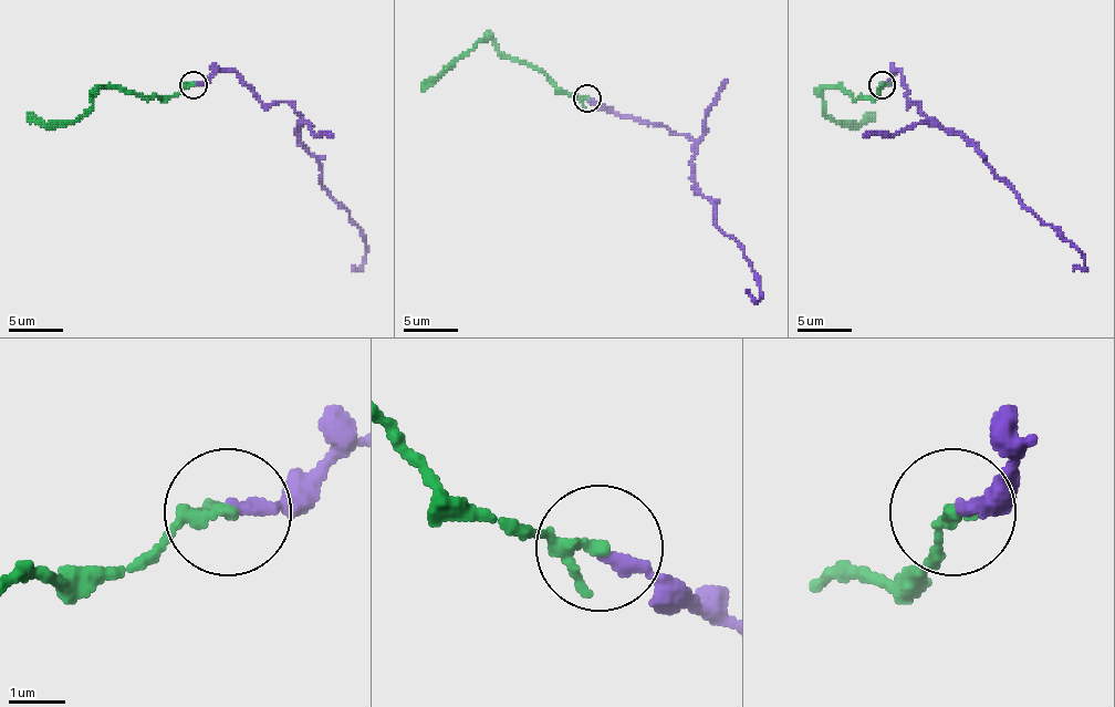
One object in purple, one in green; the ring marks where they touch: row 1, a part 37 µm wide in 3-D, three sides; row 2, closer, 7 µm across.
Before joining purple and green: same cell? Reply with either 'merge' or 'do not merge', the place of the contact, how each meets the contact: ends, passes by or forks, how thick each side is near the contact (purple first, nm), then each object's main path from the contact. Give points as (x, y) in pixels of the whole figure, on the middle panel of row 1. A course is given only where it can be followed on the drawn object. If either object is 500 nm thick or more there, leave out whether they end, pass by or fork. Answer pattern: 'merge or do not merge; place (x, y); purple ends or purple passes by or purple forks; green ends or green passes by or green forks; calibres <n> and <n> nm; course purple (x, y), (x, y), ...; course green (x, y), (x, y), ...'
merge; place (587, 99); purple ends; green passes by; calibres 240 and 190 nm; course purple (587, 99), (695, 143), (691, 180), (714, 205), (716, 225), (738, 243), (760, 288), (757, 301), (747, 290); course green (587, 99), (561, 91), (541, 71), (506, 58), (490, 39), (481, 39), (421, 91)

